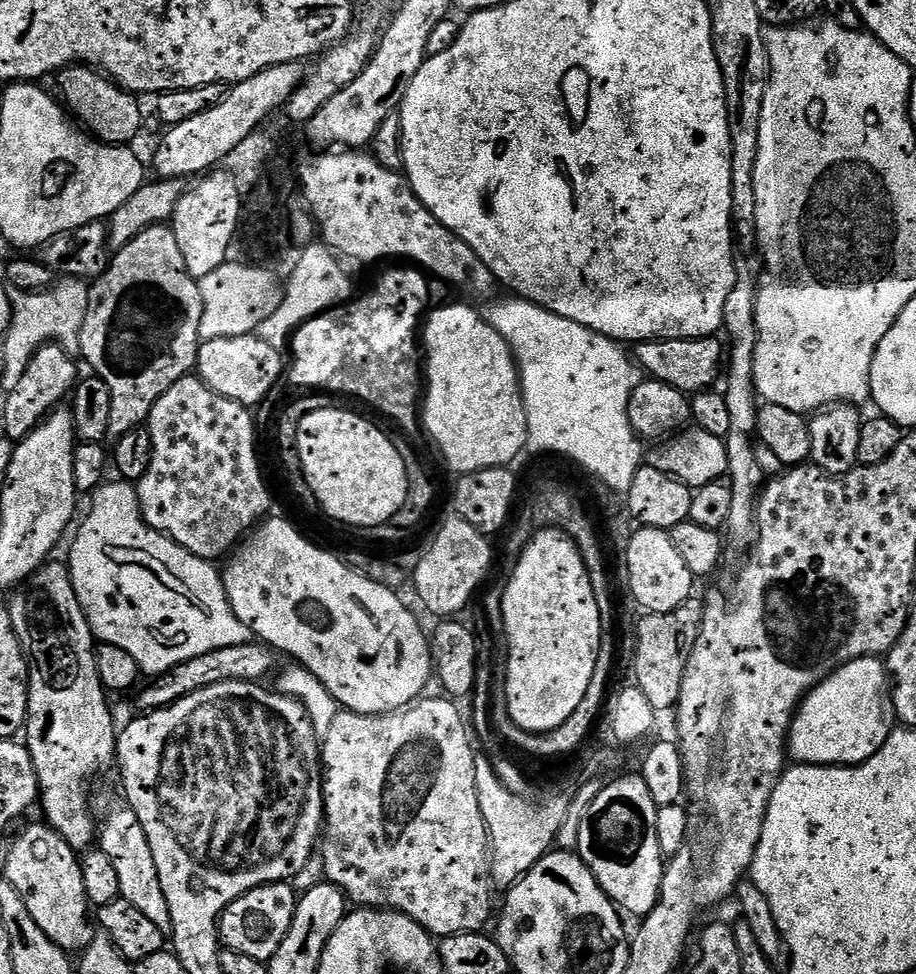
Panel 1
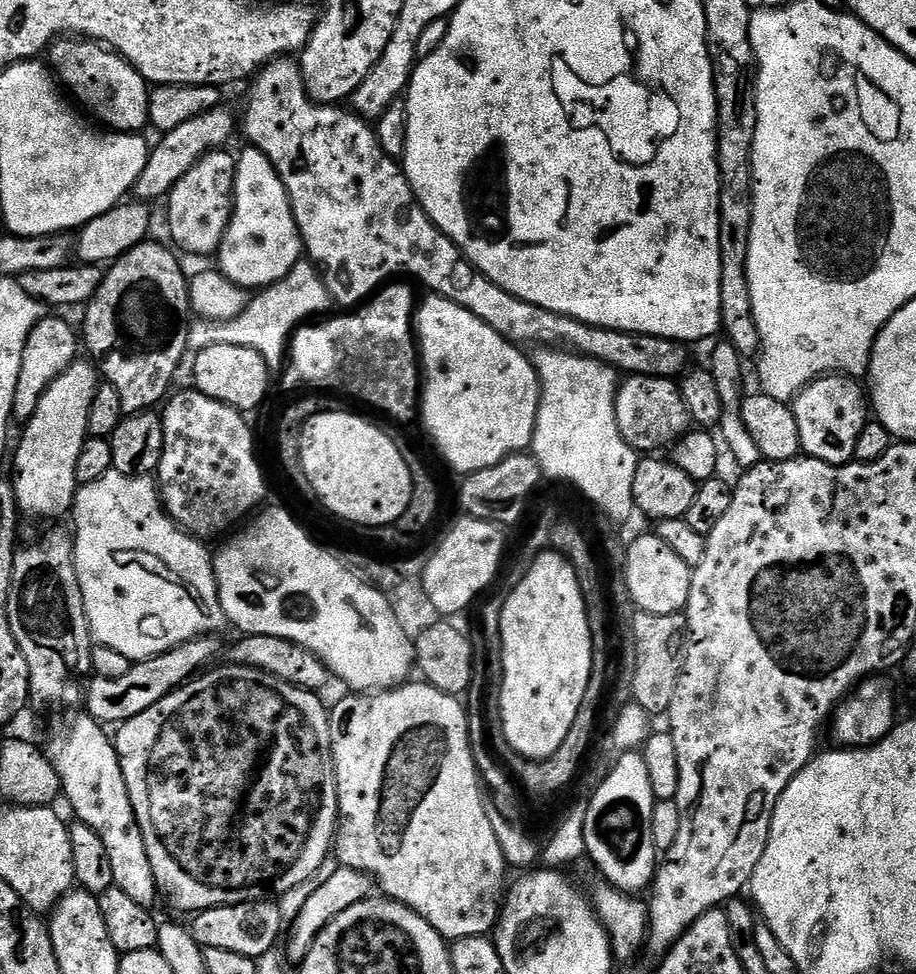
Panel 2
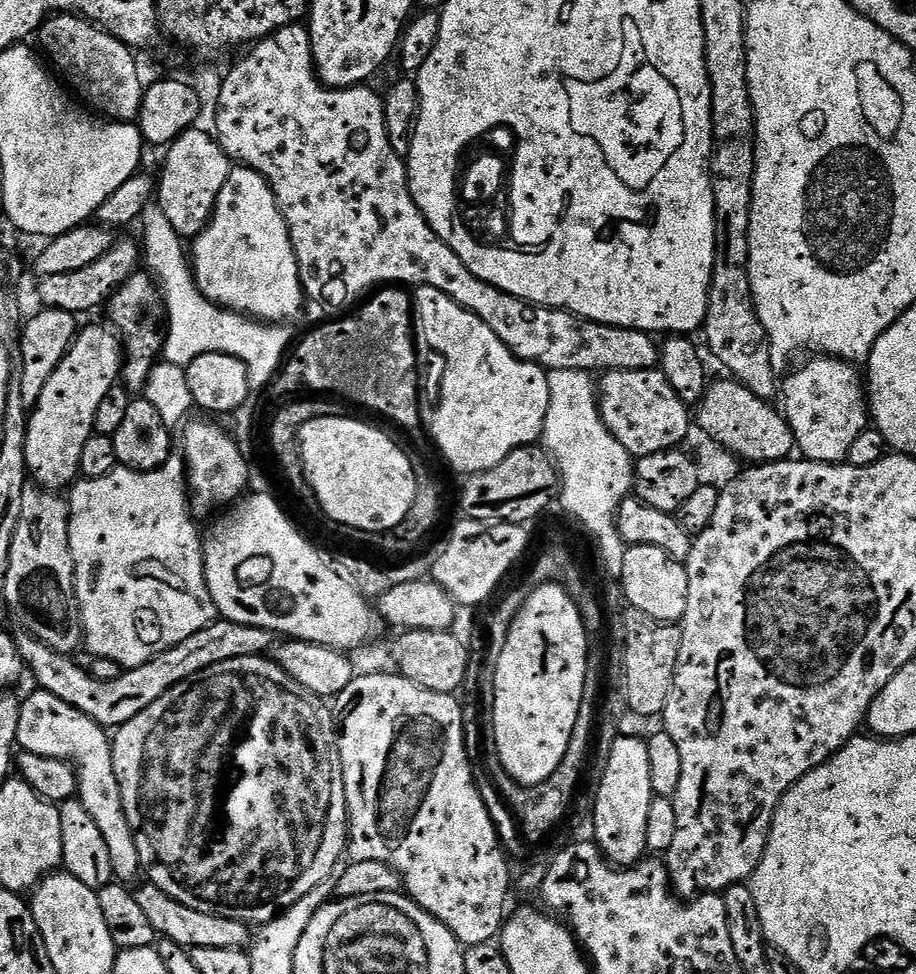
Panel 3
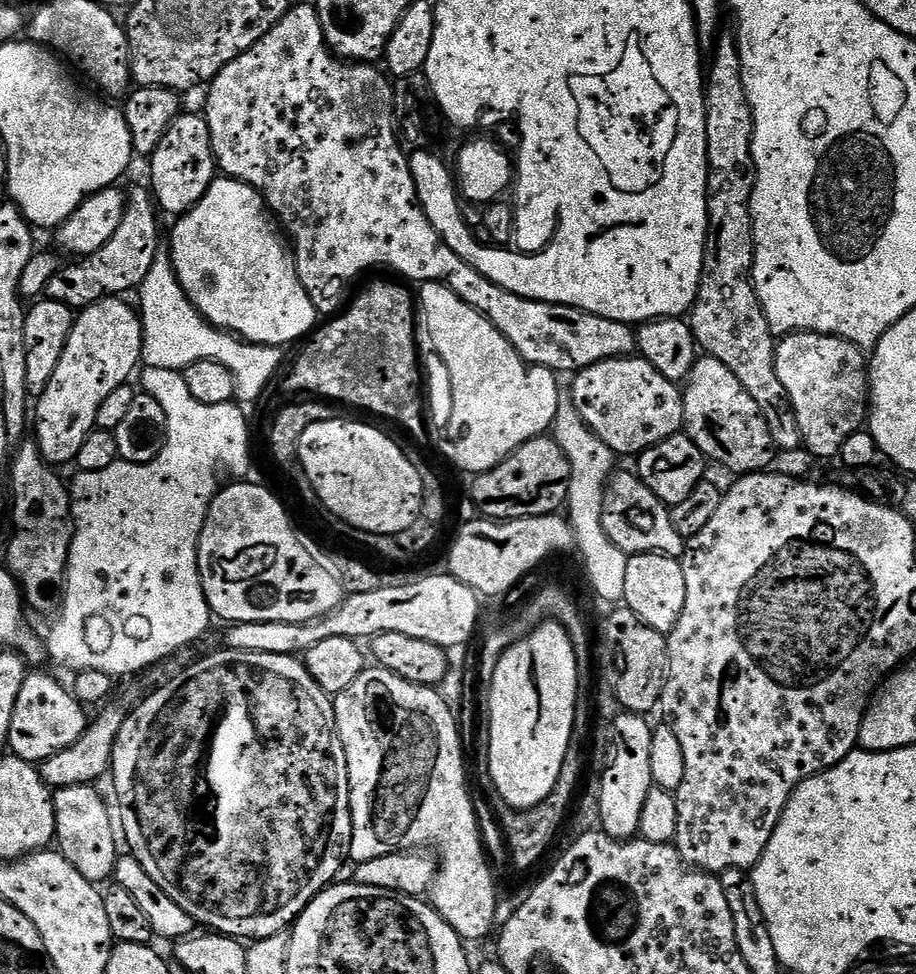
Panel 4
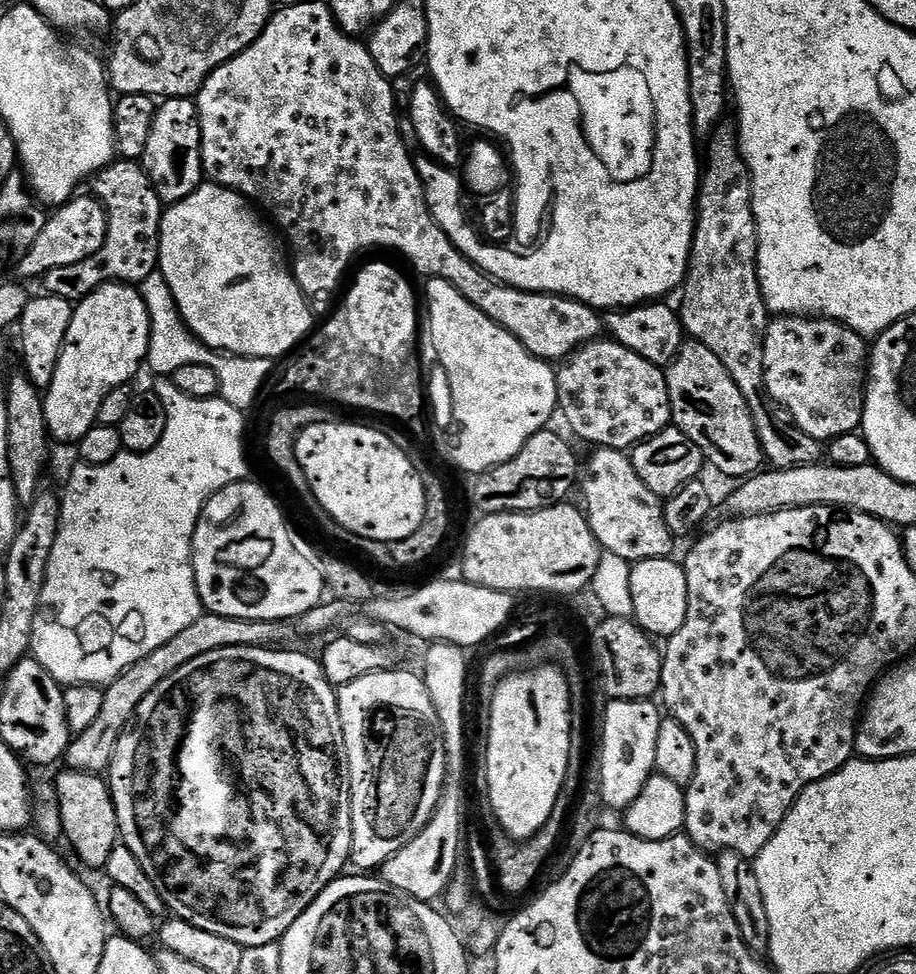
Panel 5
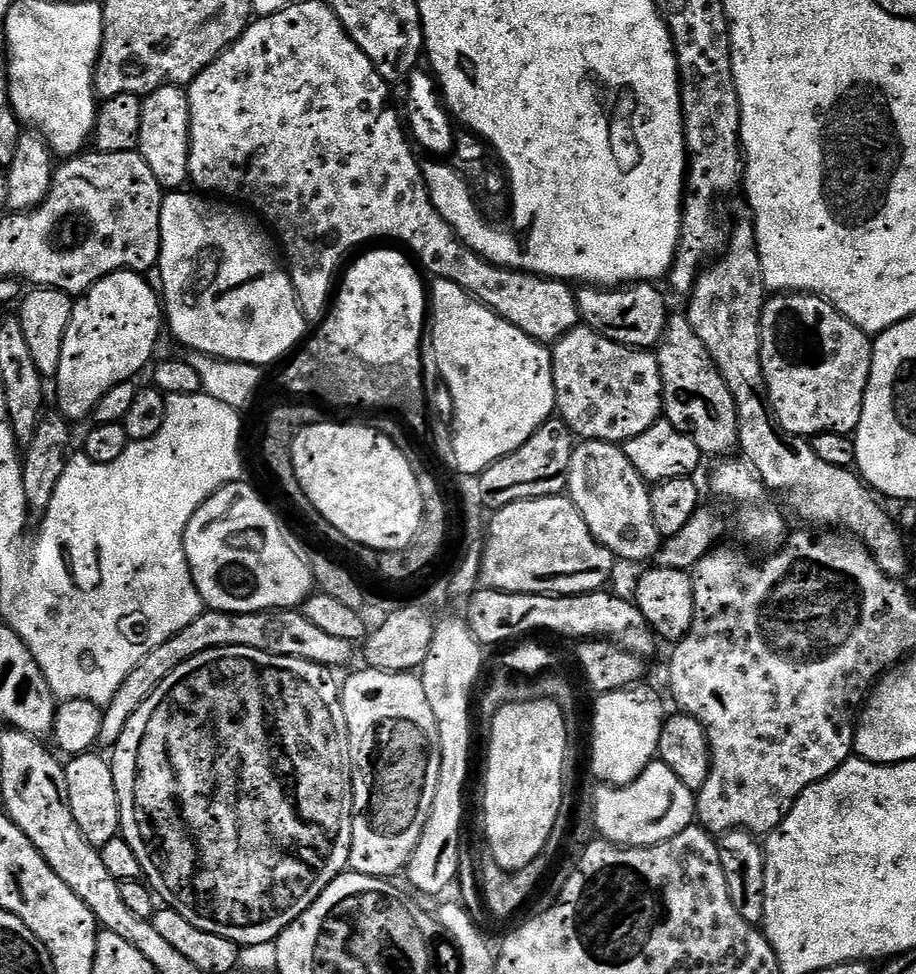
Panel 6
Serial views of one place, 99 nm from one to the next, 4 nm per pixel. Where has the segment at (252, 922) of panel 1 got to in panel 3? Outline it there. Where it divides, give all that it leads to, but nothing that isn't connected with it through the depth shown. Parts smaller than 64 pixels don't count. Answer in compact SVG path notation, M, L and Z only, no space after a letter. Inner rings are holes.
M144 882L141 888L137 887L135 894L142 905L142 910L150 917L150 923L154 926L157 937L164 939L165 936L168 939L165 941L169 945L179 946L185 950L202 946L247 949L253 939L253 929L241 920L225 916L212 916L208 912L194 910L190 906L182 906L182 902L170 898L170 894L166 894L158 885L151 882Z

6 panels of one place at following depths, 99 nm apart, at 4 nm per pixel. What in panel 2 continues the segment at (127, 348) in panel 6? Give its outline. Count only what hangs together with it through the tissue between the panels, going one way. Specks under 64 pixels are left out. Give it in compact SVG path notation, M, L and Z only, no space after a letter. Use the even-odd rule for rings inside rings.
M78 358L67 368L42 394L42 402L38 402L38 410L23 425L24 437L20 445L15 445L14 460L16 456L16 476L11 477L14 486L16 501L21 513L25 517L41 516L48 522L56 522L59 516L67 517L72 510L72 504L76 501L76 475L74 469L78 466L78 454L82 451L85 440L88 439L88 415L90 414L90 402L94 402L94 394L102 383L102 377L95 365L87 359Z

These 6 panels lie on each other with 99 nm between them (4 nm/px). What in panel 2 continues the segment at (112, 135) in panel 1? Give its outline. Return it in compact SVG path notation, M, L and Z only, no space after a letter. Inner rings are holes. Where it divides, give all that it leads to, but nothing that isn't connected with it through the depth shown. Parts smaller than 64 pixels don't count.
M57 38L48 45L46 60L57 81L66 89L67 95L85 113L92 112L93 121L101 120L105 129L140 134L145 131L143 128L149 127L150 85L141 78L138 70L134 70L132 64L111 48L87 38Z

